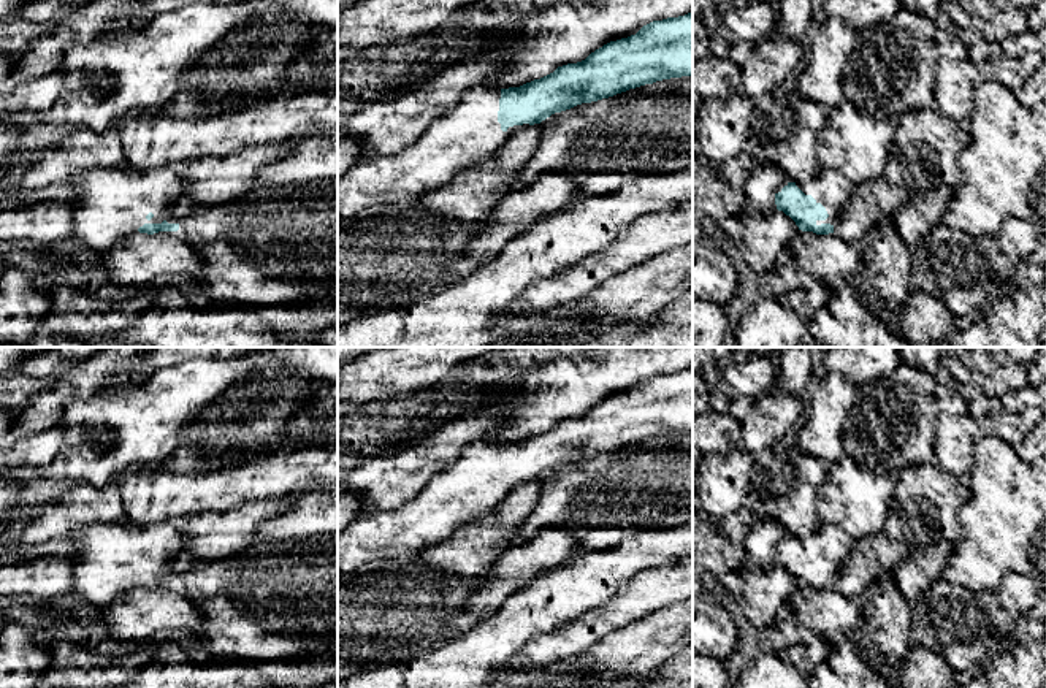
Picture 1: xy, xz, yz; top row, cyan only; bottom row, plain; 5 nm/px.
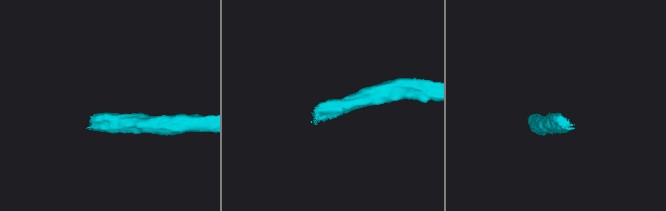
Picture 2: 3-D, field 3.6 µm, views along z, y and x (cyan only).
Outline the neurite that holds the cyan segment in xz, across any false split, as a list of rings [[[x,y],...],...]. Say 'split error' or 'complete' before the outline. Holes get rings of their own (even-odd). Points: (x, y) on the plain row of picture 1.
split error; [[[693,368],[653,376],[636,390],[610,396],[585,415],[558,422],[520,442],[480,439],[468,444],[415,498],[393,510],[368,510],[339,533],[338,574],[349,574],[374,560],[417,555],[456,529],[485,518],[515,487],[540,479],[555,468],[681,431],[693,431]]]

